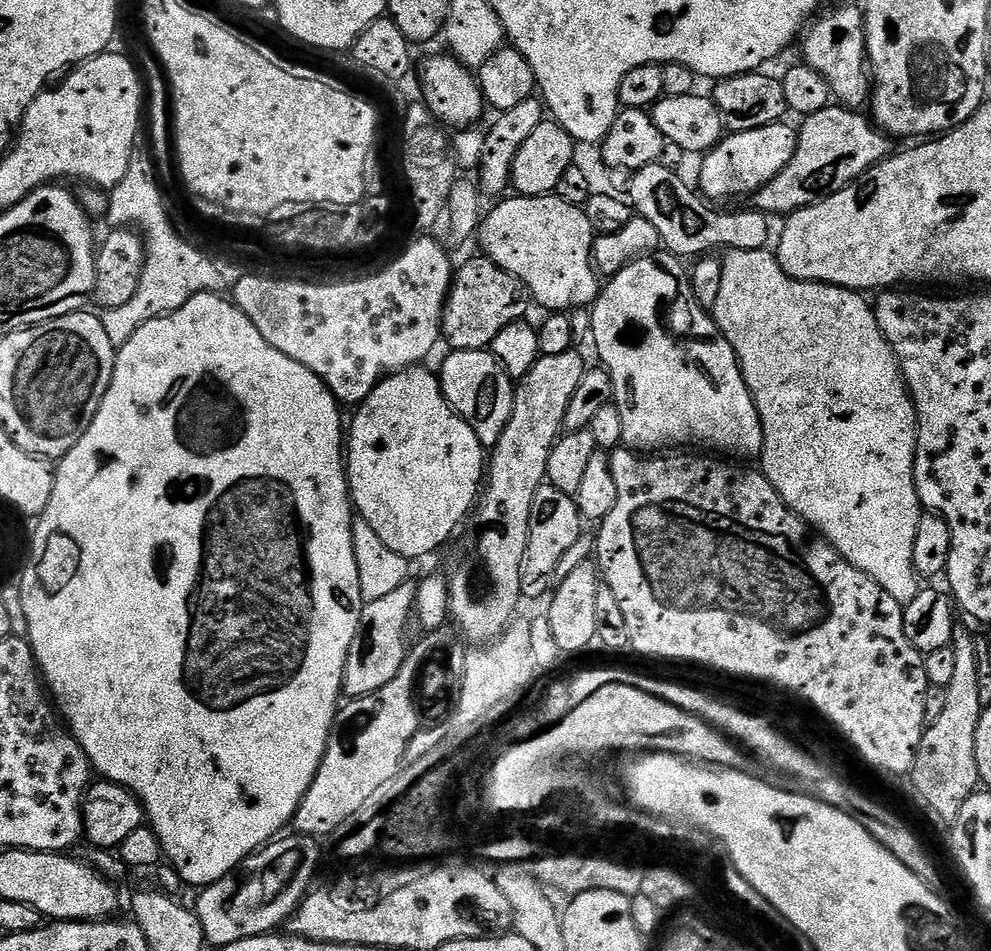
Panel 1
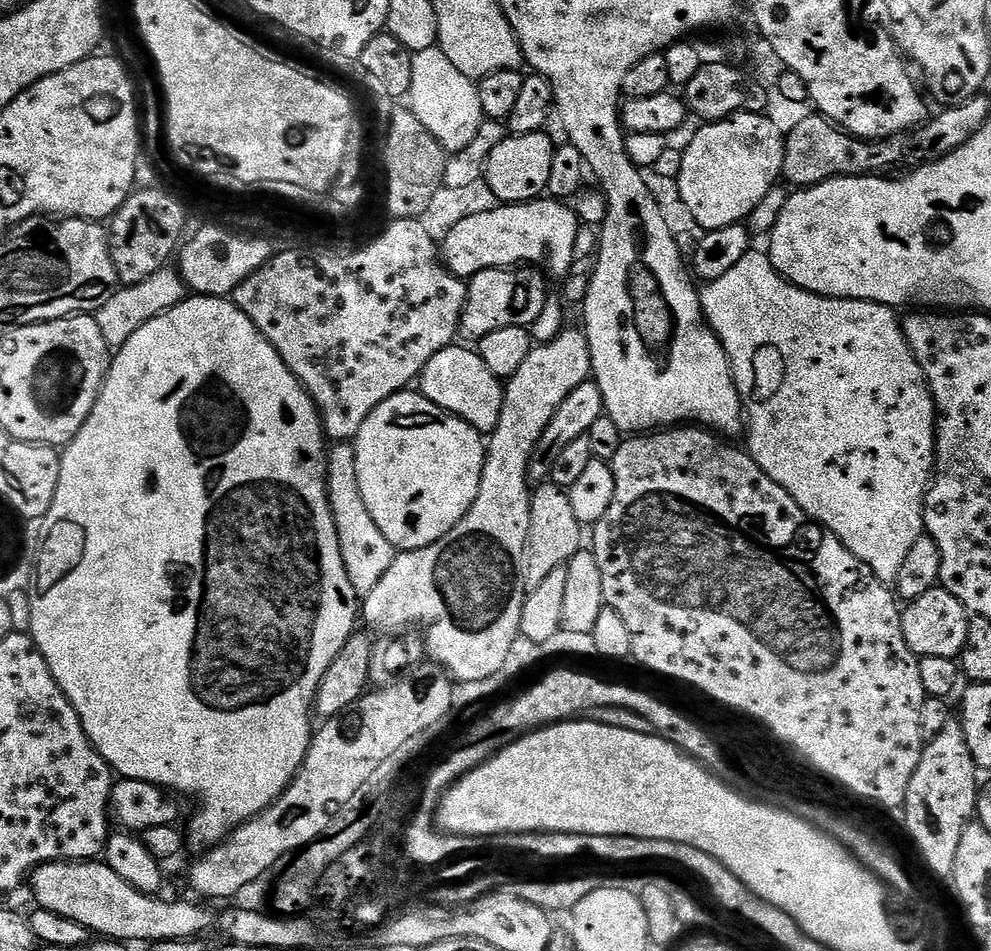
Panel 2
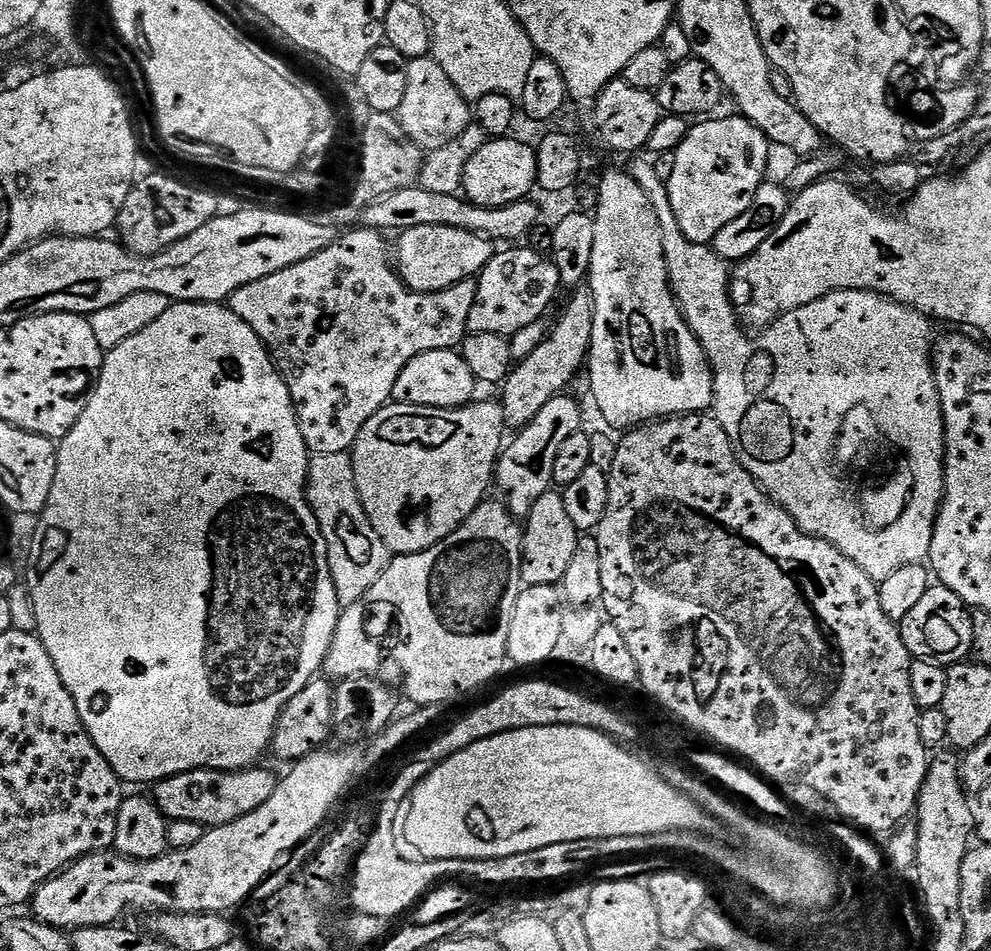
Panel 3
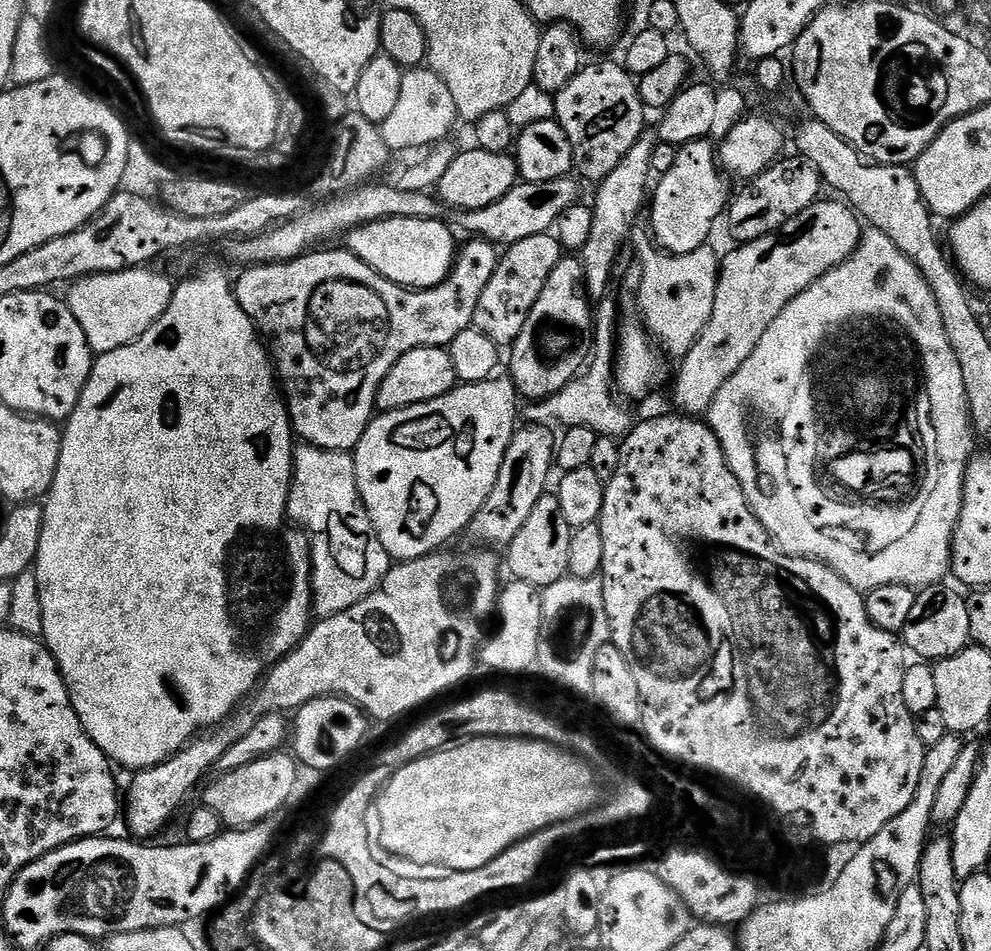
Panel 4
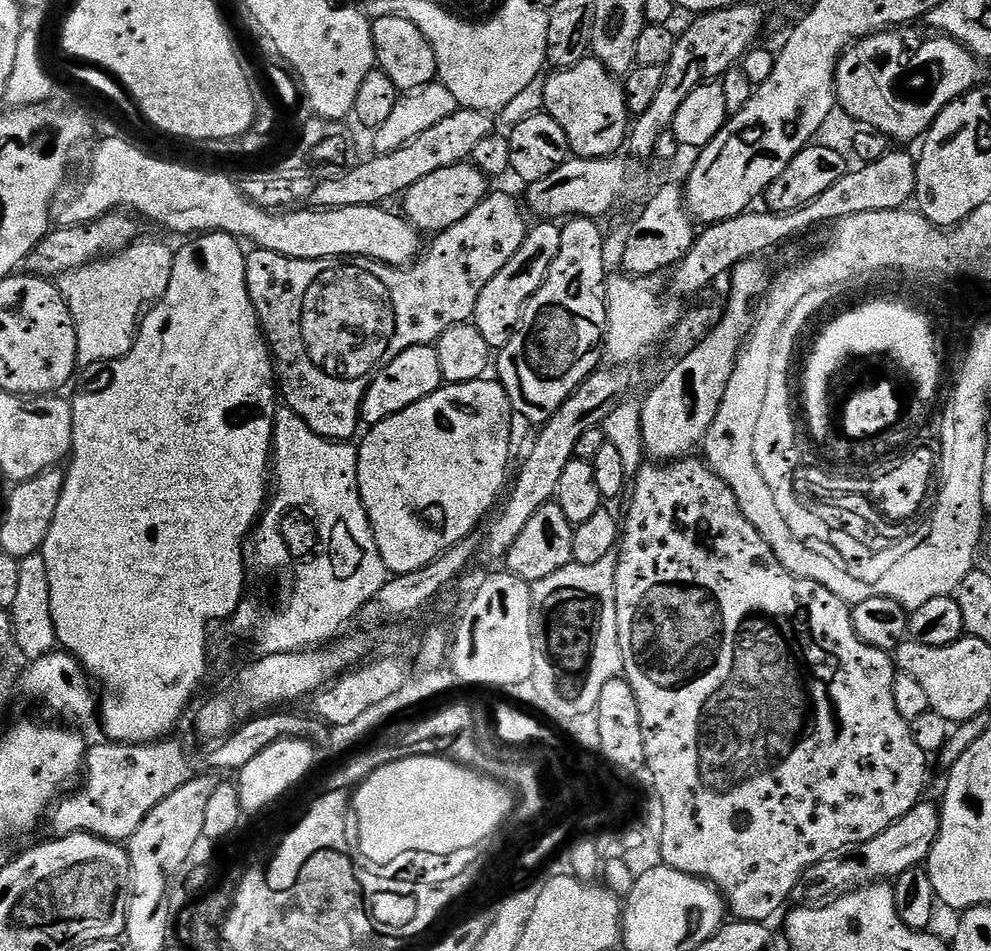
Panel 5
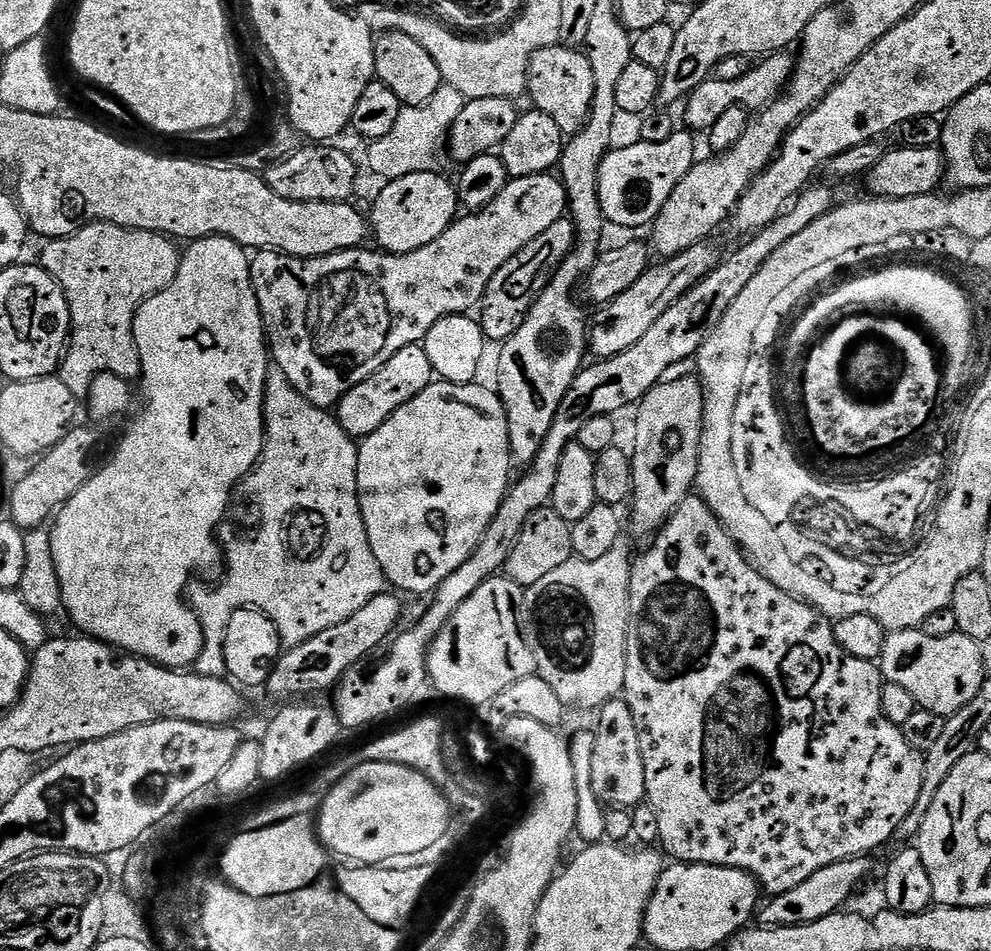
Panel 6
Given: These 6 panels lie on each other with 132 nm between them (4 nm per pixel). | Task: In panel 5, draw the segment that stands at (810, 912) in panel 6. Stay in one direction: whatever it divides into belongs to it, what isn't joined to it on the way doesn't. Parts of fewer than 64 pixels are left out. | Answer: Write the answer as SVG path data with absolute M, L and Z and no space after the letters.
M935 803L915 804L905 816L898 818L898 822L886 826L886 830L878 834L878 838L870 838L870 842L862 842L855 848L849 848L822 862L812 864L810 870L802 874L799 886L792 891L792 900L808 906L819 906L867 884L895 881L896 877L906 870L921 867L927 861L938 838L939 829L939 807Z

